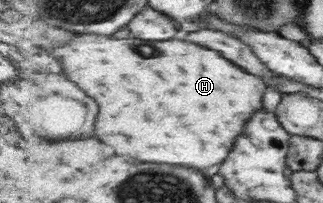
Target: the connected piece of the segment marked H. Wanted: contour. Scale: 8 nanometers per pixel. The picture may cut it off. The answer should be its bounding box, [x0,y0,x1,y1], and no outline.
[50,34,270,168]

